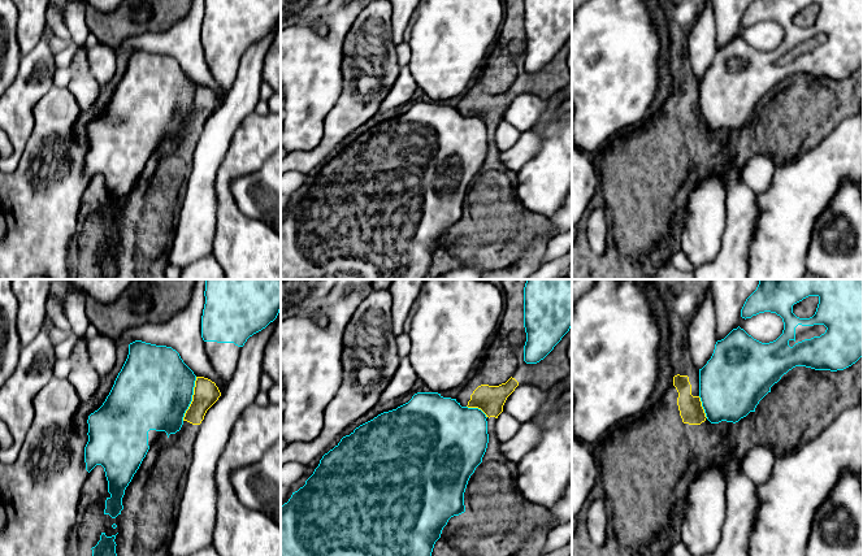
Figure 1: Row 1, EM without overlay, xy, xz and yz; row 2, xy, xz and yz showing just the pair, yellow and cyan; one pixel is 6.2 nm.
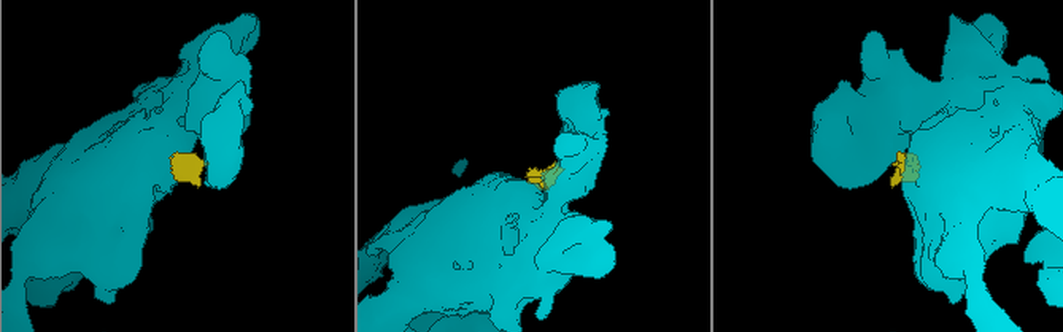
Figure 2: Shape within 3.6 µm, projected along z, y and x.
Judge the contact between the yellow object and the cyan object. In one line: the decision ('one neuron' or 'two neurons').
two neurons

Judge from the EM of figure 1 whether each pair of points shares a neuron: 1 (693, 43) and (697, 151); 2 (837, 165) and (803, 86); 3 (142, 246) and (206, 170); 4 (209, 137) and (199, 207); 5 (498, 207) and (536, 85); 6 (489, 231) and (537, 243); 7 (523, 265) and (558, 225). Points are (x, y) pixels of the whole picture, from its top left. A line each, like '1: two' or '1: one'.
1: two
2: two
3: two
4: one
5: one
6: two
7: one

